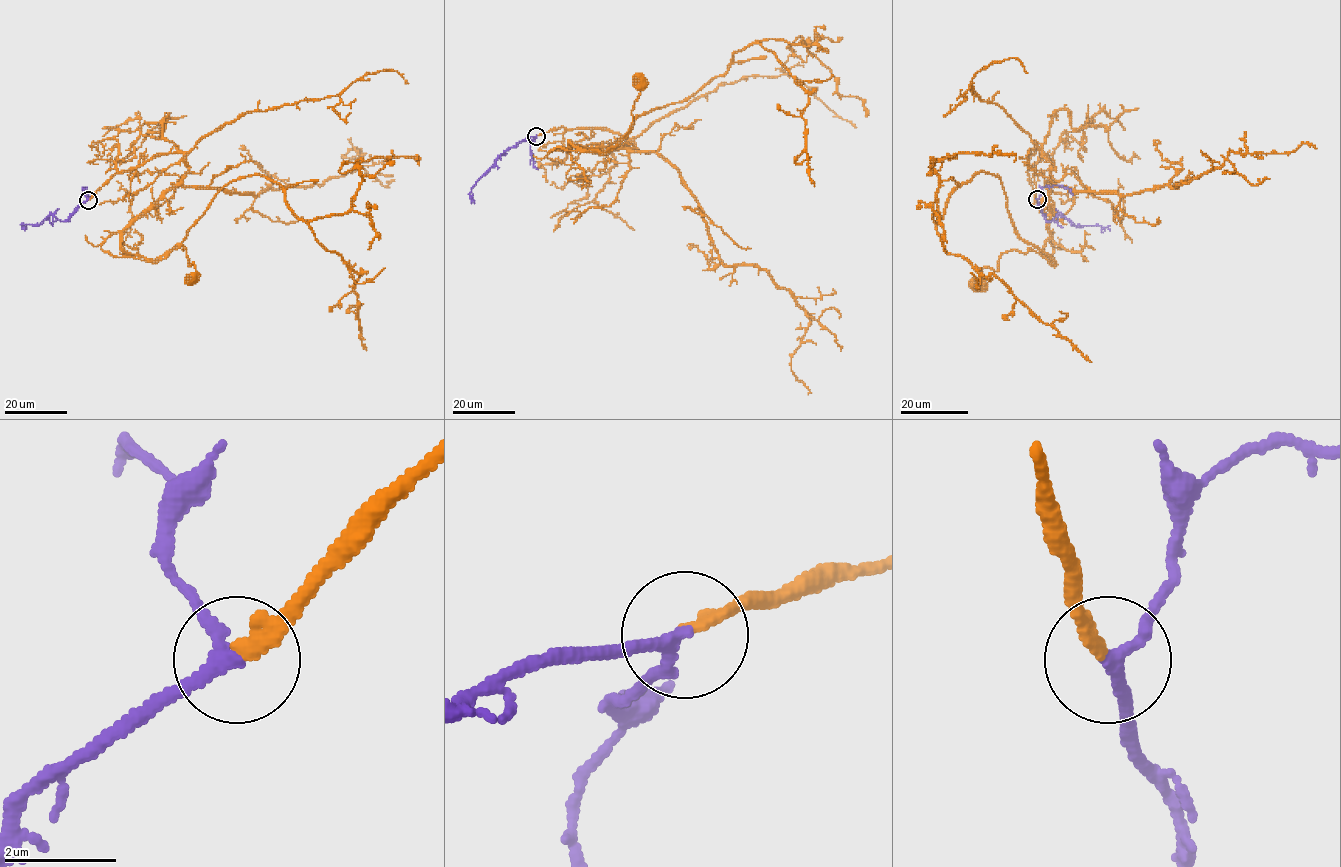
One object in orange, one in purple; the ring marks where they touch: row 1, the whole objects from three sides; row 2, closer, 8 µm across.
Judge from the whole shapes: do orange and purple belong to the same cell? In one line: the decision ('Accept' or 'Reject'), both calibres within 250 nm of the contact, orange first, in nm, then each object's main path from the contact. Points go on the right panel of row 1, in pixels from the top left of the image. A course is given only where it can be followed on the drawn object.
Accept. Thickness 240 nm (orange) against 200 nm. Course of orange: (1037, 198), (1028, 170), (1039, 147), (1050, 163), (1054, 266), (1029, 249), (1005, 251), (976, 284). Course of purple: (1037, 199), (1043, 216), (1049, 222), (1060, 215), (1075, 226), (1102, 226), (1110, 231)

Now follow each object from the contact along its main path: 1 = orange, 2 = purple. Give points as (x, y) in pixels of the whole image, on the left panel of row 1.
1: (88, 199), (117, 173), (182, 154), (189, 172), (101, 248), (157, 262), (183, 246), (195, 267), (192, 278)
2: (88, 200), (79, 204), (67, 220), (61, 221), (51, 215), (39, 225), (21, 225), (27, 229)

